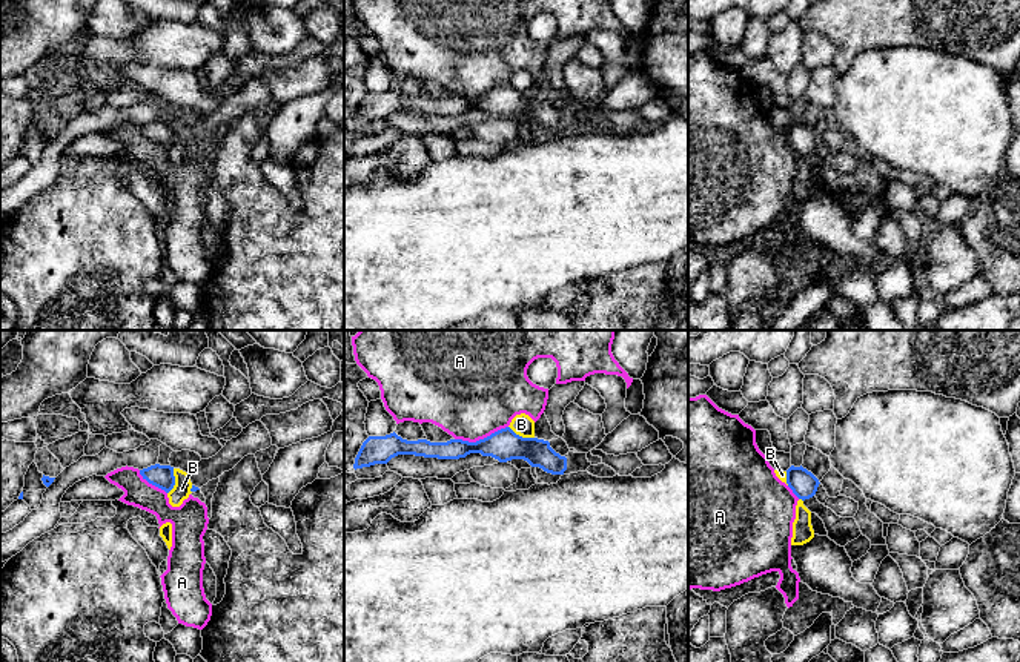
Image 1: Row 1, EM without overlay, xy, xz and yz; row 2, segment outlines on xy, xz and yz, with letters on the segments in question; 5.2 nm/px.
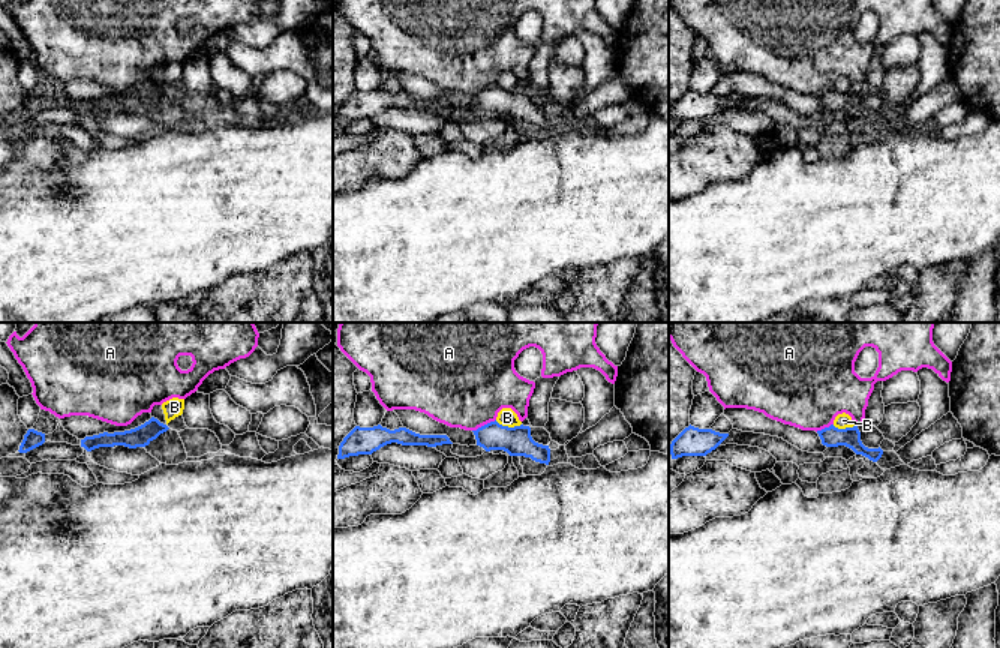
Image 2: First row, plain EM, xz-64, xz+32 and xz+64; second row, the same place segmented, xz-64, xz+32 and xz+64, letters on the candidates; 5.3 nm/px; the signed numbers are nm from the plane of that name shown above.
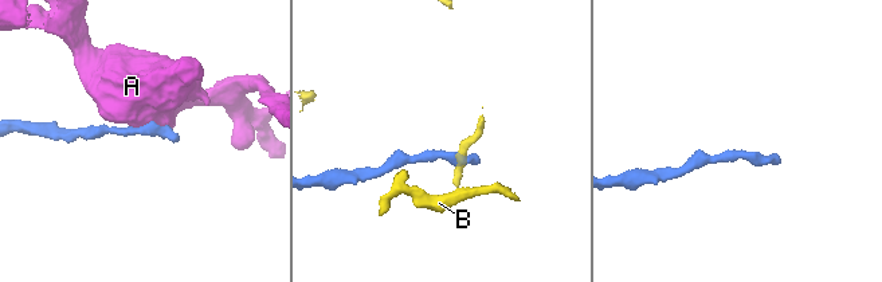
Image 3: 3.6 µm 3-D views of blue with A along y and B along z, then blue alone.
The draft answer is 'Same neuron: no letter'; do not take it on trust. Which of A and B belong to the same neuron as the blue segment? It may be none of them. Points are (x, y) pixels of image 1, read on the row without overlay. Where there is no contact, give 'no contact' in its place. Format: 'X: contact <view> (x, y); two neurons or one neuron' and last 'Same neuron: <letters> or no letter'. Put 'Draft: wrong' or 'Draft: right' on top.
Draft: right
A: contact xz (481, 95); two neurons
B: contact xz (521, 92); two neurons
Same neuron: no letter

